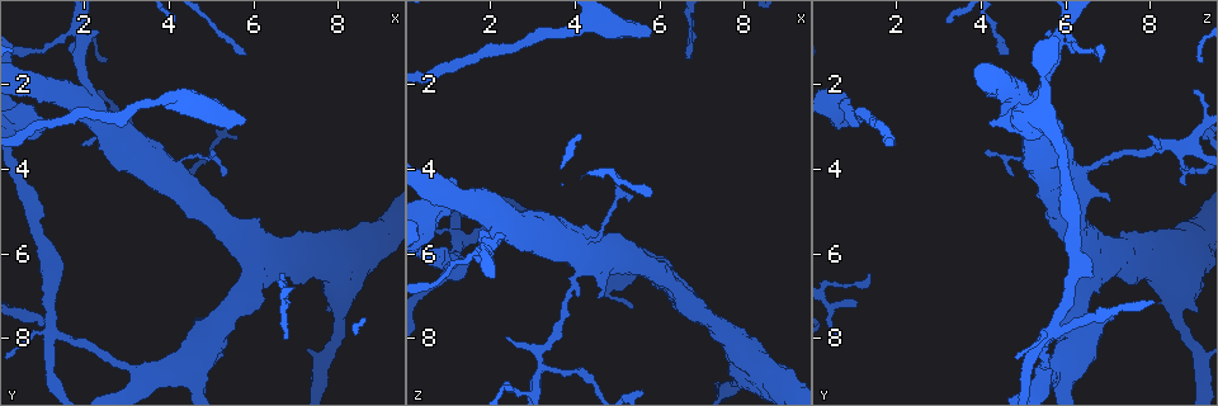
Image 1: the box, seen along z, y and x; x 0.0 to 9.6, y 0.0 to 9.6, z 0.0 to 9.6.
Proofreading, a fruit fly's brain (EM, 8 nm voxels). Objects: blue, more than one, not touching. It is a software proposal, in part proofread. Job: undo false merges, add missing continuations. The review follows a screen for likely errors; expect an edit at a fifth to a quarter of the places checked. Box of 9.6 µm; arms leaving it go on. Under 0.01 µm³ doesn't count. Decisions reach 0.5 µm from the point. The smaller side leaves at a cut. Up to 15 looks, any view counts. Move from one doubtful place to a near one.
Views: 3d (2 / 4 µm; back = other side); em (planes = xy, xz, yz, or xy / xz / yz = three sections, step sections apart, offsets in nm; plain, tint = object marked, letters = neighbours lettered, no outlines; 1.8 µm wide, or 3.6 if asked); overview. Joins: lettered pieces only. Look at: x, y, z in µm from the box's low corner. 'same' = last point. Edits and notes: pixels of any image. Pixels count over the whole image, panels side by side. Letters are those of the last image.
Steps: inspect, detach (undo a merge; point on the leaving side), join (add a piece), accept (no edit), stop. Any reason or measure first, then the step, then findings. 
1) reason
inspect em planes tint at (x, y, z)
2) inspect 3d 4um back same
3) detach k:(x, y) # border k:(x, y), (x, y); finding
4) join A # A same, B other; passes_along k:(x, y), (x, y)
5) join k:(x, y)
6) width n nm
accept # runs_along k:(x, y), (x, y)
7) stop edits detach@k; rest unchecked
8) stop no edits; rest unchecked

four-way junction
inspect em xy step 16 tint at (1.30, 7.90, 5.60)

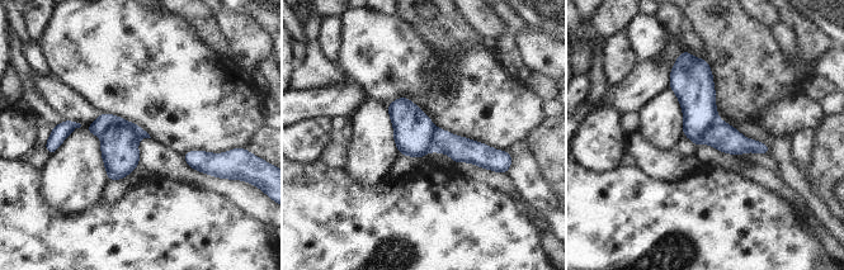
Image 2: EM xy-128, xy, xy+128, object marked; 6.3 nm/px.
another direction
inspect em xz step 4 letters same

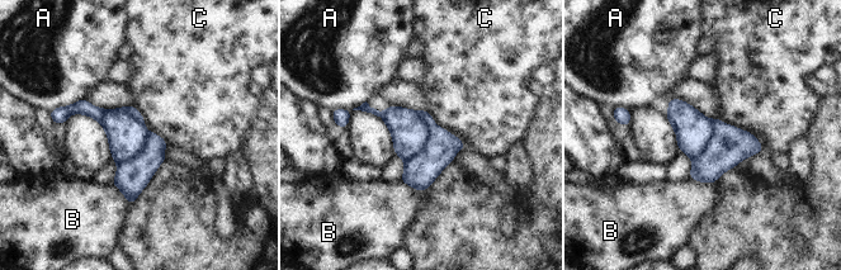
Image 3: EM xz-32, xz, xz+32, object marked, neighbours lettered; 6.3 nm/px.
detach 3:(410, 133) # A other, B other, C other; a second neuron is stuck on

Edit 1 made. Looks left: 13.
three arms meet
inspect em planes letters at (3.50, 8.90, 5.55)

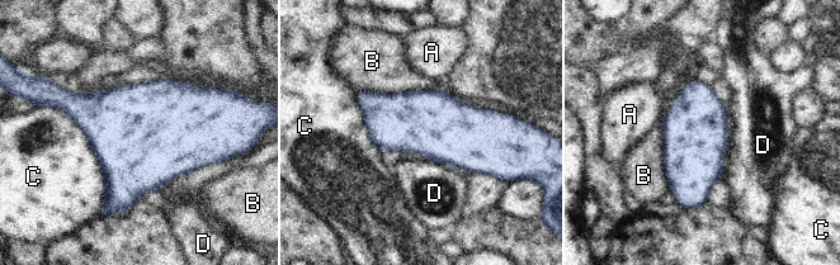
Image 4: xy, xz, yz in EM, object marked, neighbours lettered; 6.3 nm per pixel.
accept # A other, B other, C other, D other; border 4:(428, 160), (446, 164), (458, 171); one neuron here

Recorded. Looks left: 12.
tapers out
inspect 3d 2um at (6.65, 7.10, 1.00)

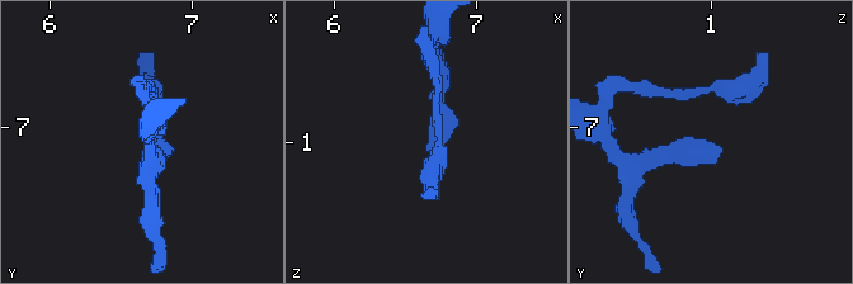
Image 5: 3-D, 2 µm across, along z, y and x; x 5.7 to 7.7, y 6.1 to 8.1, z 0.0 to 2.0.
shape alone is not enough
inspect em 3.6um xz step 8 tint at (6.64, 7.18, 1.08)

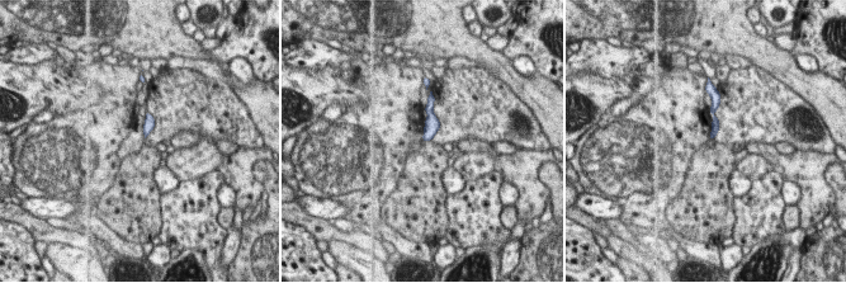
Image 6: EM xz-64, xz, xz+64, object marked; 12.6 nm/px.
inspect em 3.6um planes letters same

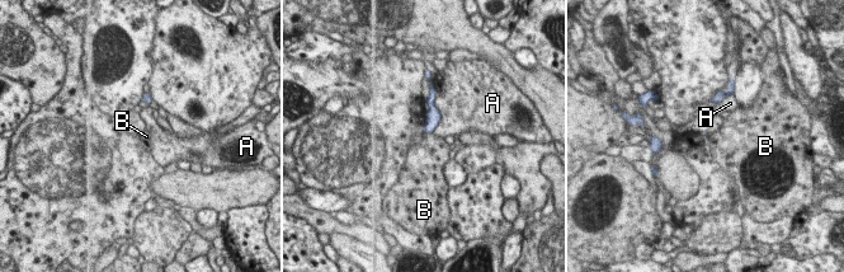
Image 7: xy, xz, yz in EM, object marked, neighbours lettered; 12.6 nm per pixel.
accept # A other, B other; border 7:(433, 131), (427, 135); none of them fits

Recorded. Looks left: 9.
thick end
inspect 3d 4um back at (5.75, 2.95, 0.85)

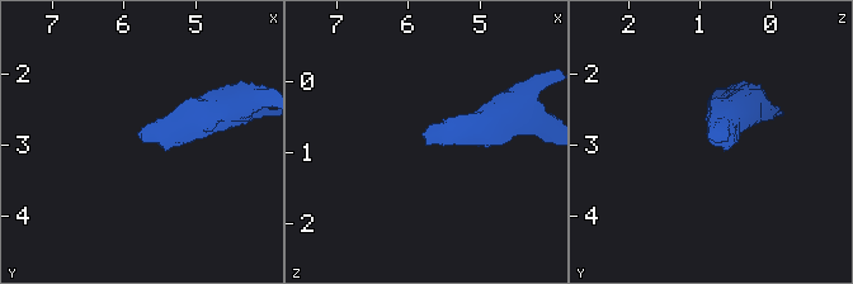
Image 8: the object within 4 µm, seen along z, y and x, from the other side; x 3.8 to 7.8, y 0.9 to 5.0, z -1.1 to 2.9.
now the EM
inspect em xz step 4 letters at (5.80, 2.90, 0.80)

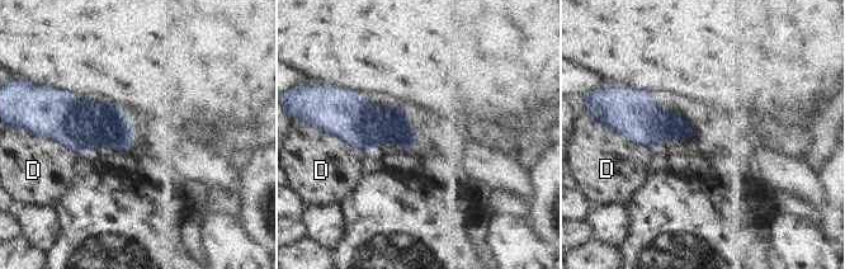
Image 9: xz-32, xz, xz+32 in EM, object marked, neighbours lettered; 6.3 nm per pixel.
accept # D other; border 9:(615, 131), (629, 141), (655, 149); no lettered piece goes on from it

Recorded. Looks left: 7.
four-way junction
inspect em 3.6um planes plain at (3.15, 3.50, 8.65)

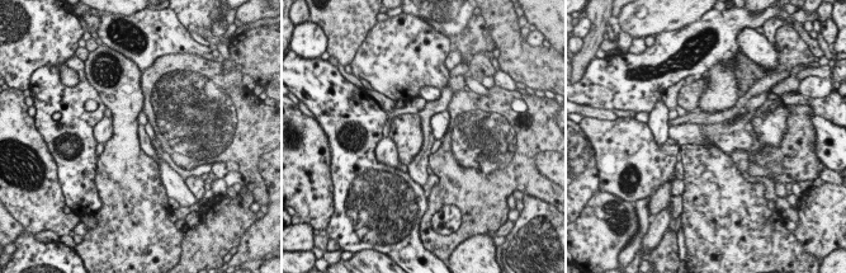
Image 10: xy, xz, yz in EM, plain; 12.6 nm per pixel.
inspect em 3.6um planes letters same

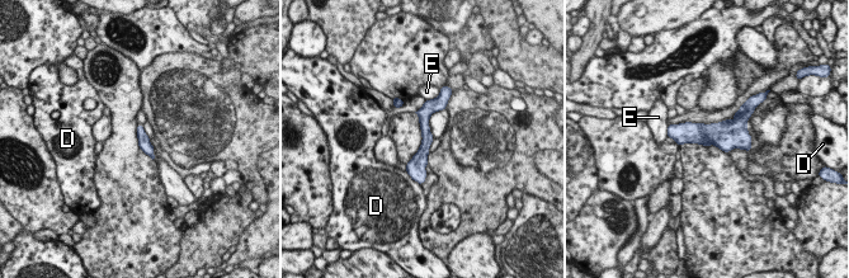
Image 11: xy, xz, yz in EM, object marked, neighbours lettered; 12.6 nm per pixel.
accept # D other, E other; continuous, no second neuron

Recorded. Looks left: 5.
free end
inspect 3d 2um at (4.50, 4.75, 7.00)

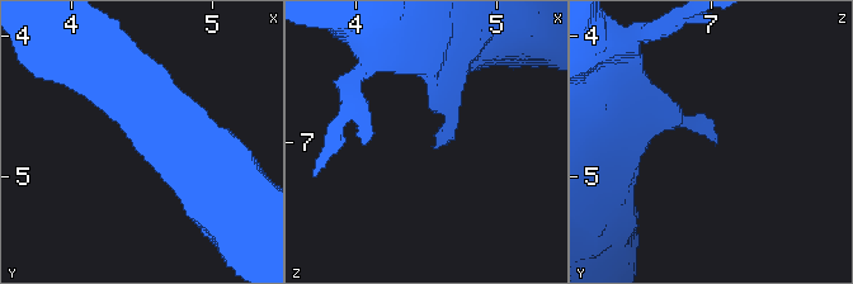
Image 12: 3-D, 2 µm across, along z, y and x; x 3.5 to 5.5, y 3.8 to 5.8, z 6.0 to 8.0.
inspect em planes letters at (4.54, 4.72, 7.02)

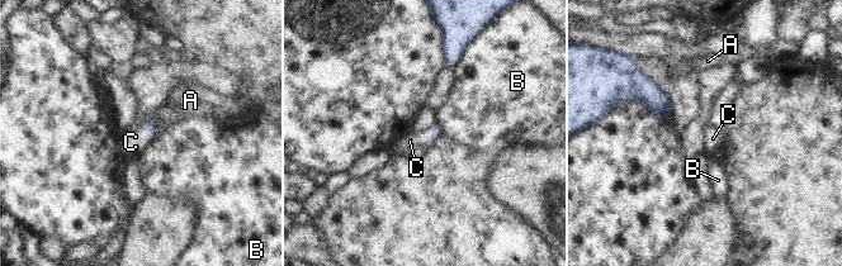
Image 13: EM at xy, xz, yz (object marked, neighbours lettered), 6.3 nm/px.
join C # A other, B other, C same; passes_along 13:(435, 131), (431, 132), (410, 141); it goes on there

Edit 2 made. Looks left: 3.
stop edits detach@3, join@13; rest unchecked

